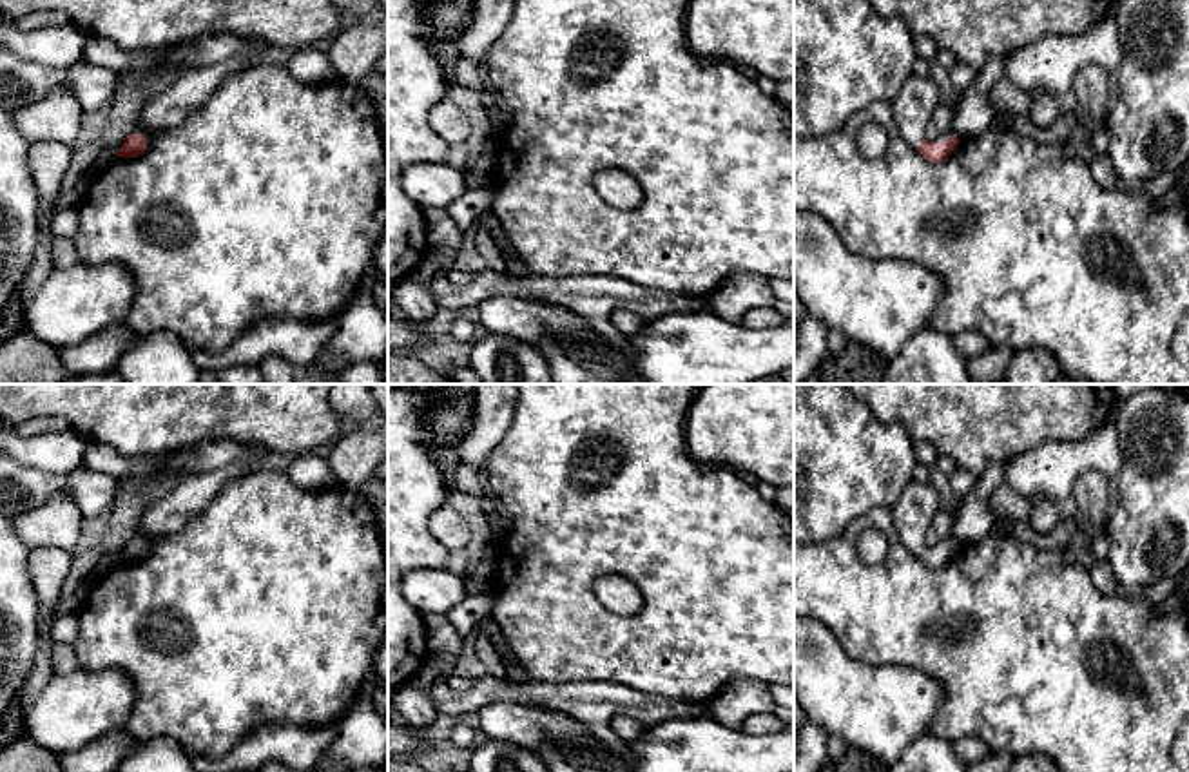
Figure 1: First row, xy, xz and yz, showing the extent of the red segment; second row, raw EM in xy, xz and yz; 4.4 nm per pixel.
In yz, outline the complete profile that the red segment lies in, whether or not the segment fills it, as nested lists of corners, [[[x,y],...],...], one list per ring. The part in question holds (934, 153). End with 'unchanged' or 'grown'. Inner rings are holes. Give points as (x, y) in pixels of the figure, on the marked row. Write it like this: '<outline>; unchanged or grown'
[[[910,74],[903,89],[892,101],[892,111],[901,134],[930,161],[941,163],[948,158],[957,143],[957,136],[950,136],[942,143],[933,143],[924,138],[924,129],[933,109],[939,105],[939,91],[930,76]]]; grown

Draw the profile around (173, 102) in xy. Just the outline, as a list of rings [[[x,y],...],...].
[[[237,54],[208,67],[181,71],[143,105],[136,129],[145,138],[172,129],[203,105],[232,74],[261,62],[259,54]]]

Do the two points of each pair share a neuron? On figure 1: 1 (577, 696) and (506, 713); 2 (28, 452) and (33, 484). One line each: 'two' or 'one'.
1: two
2: two

